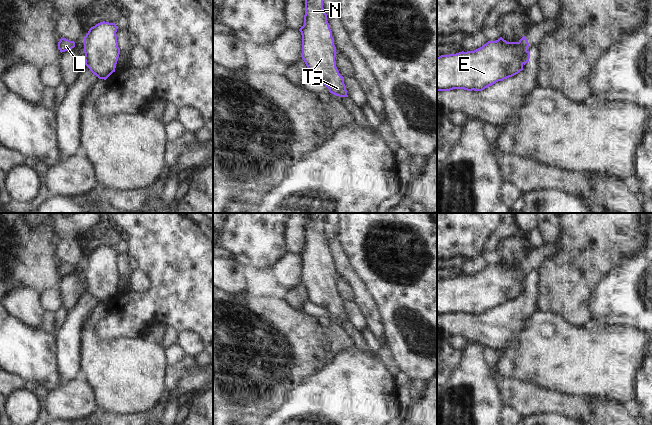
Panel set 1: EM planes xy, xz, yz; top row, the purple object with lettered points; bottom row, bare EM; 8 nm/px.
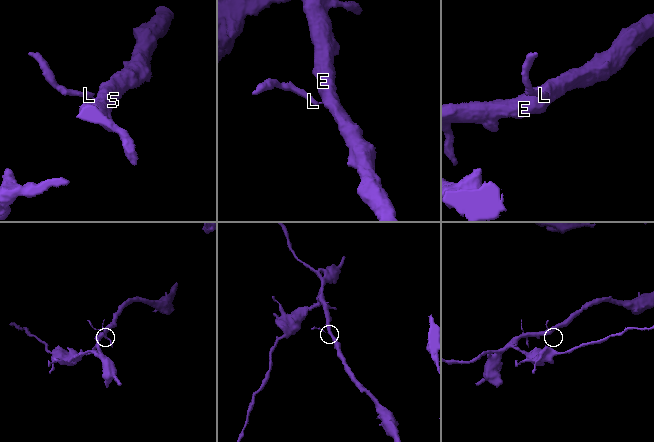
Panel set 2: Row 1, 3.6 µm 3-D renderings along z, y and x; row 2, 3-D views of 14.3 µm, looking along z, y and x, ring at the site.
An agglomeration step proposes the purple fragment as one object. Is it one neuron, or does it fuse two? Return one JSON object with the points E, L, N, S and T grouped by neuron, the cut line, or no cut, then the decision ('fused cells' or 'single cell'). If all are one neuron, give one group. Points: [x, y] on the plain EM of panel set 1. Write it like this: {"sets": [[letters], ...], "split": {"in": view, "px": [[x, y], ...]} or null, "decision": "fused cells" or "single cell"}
{"sets": [["E", "N", "S", "T"], ["L"]], "split": {"in": "yz", "px": [[527, 275], [523, 287]]}, "decision": "fused cells"}

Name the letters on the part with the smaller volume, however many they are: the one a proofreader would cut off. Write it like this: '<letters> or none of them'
L

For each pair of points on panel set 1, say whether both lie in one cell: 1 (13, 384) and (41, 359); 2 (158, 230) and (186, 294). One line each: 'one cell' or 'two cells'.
1: two cells
2: one cell

